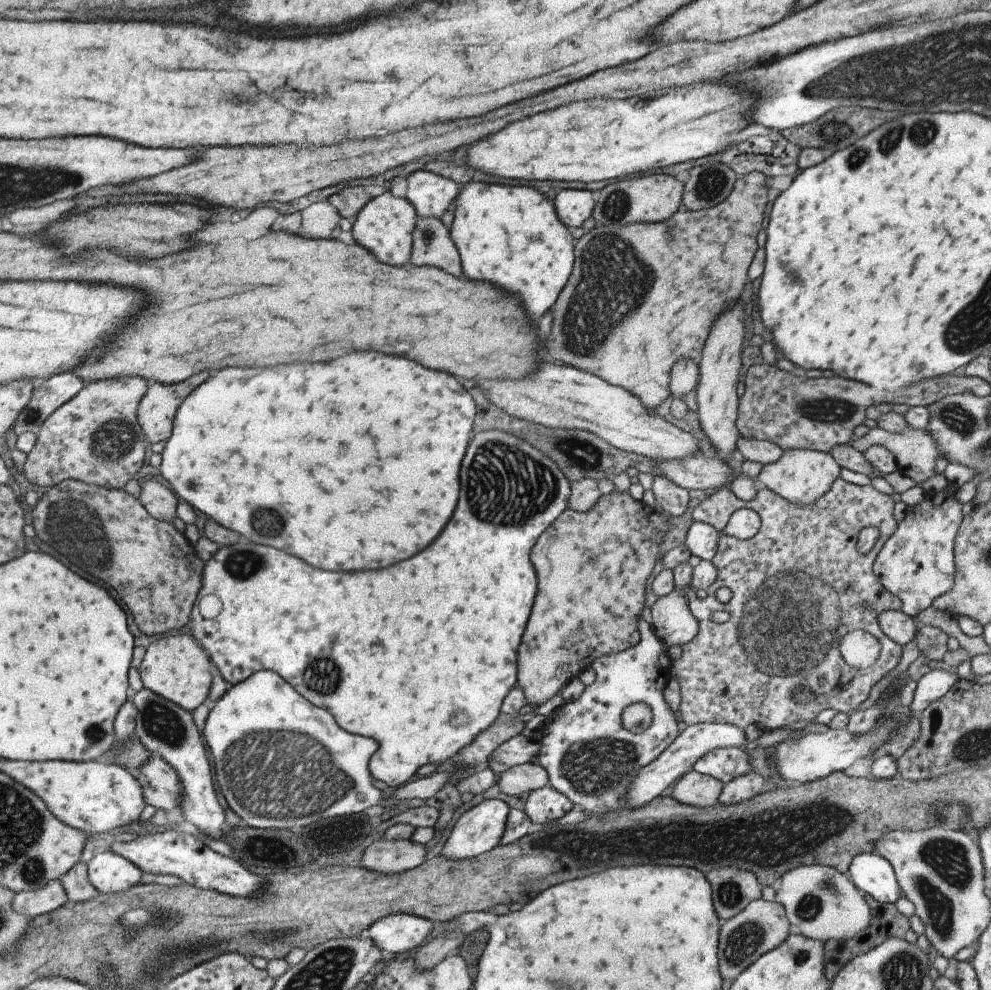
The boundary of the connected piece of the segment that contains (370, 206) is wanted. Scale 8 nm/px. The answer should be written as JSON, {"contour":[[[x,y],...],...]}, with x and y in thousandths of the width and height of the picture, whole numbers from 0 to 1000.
{"contour":[[[388,193],[375,199],[361,213],[354,234],[358,244],[376,255],[381,263],[406,269],[413,265],[421,220],[421,214],[411,200],[400,199],[394,193]]]}

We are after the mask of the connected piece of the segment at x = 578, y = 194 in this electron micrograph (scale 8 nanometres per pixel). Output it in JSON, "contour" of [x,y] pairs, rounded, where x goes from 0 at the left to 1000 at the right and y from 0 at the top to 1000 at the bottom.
{"contour":[[[591,191],[567,192],[559,200],[559,208],[563,220],[573,229],[587,228],[589,223],[598,216],[600,203],[597,193]]]}

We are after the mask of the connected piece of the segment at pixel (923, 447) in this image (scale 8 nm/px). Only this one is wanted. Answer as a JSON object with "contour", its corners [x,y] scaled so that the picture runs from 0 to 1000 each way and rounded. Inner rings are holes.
{"contour":[[[885,430],[877,433],[872,440],[862,442],[857,448],[868,457],[880,449],[890,449],[904,462],[907,477],[924,487],[945,480],[942,470],[949,459],[937,436],[932,433],[914,431],[908,436],[899,437]]]}

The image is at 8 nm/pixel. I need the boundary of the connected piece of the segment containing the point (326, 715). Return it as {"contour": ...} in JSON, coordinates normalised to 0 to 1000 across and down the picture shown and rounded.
{"contour":[[[270,677],[260,678],[256,681],[253,681],[248,687],[245,687],[243,690],[235,691],[232,696],[230,696],[226,702],[218,708],[216,714],[211,717],[210,724],[208,725],[208,729],[206,731],[206,736],[203,738],[205,741],[205,747],[207,753],[210,754],[210,758],[212,758],[212,762],[214,762],[214,768],[216,768],[216,782],[218,782],[218,788],[220,788],[220,792],[222,792],[222,798],[224,798],[224,802],[226,802],[226,806],[228,806],[228,810],[230,814],[240,823],[249,833],[254,833],[256,836],[264,836],[264,837],[288,837],[288,836],[305,836],[315,831],[319,831],[322,828],[334,827],[338,824],[349,824],[349,822],[361,822],[361,820],[367,820],[369,816],[373,816],[373,814],[383,813],[383,809],[385,806],[393,807],[387,805],[385,799],[381,796],[377,795],[375,792],[376,784],[372,778],[372,768],[377,759],[380,757],[380,752],[377,752],[377,747],[373,747],[369,744],[364,744],[363,742],[351,741],[351,739],[347,739],[341,731],[339,731],[339,727],[337,727],[337,723],[333,723],[333,719],[329,719],[327,715],[319,715],[317,711],[313,711],[309,705],[305,705],[293,691],[291,691],[290,687],[287,685],[283,685],[279,679],[270,679]]]}

